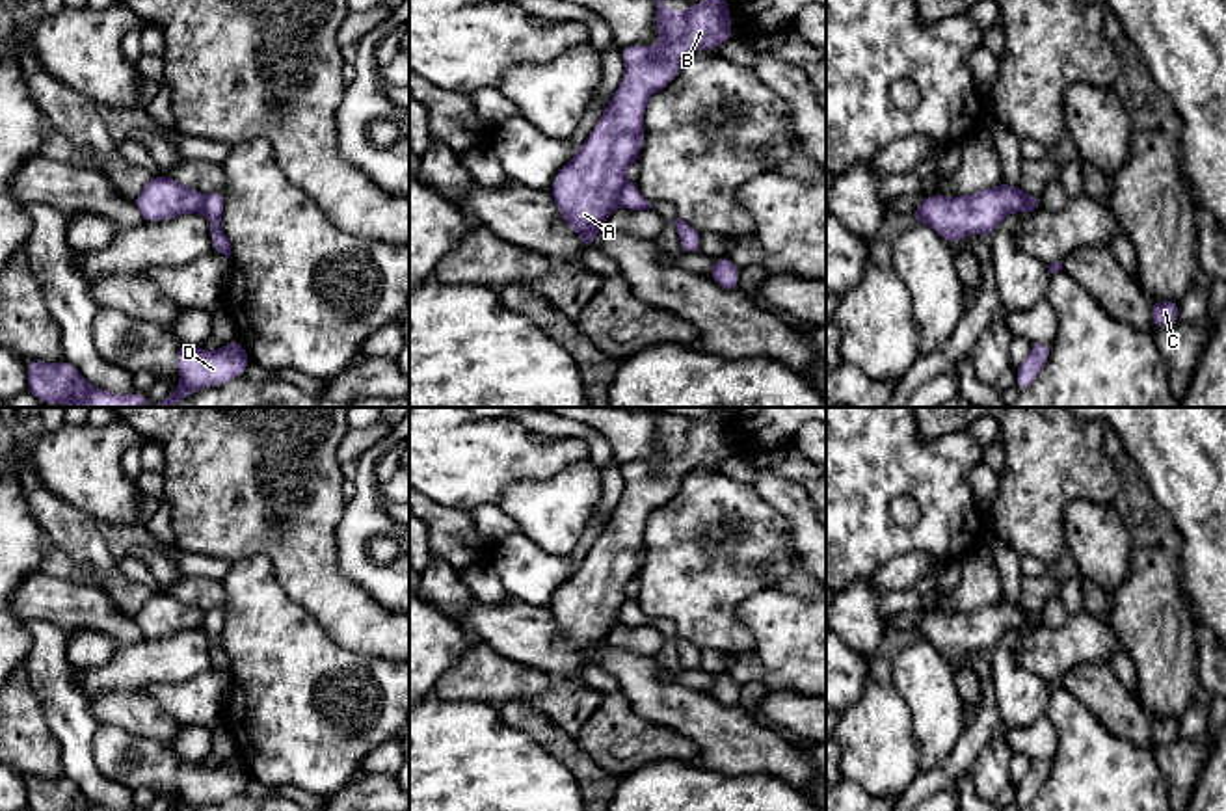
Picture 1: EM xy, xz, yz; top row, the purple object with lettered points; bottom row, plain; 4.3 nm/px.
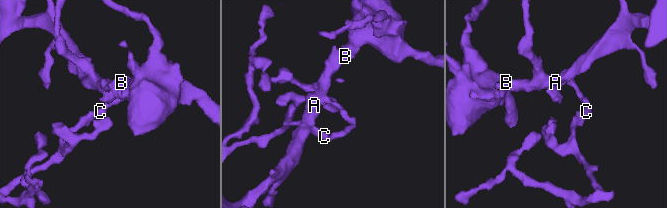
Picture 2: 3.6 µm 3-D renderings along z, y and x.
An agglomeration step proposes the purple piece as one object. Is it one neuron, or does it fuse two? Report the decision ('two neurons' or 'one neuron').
two neurons

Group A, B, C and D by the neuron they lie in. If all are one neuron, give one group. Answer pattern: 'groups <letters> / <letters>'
groups A B / C D

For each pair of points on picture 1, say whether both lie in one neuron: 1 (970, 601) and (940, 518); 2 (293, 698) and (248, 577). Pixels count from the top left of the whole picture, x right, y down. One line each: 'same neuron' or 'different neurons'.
1: different neurons
2: same neuron

